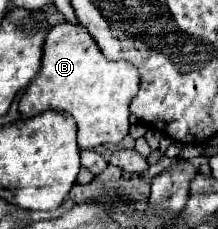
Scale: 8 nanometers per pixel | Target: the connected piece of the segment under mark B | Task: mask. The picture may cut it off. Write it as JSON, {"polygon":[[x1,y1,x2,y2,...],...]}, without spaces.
{"polygon":[[61,22,51,26,47,32,41,70,23,92,19,100,19,112,23,118,33,118,47,110,71,114,79,128,79,148,119,144,129,132,129,102,137,90,139,74,133,70,133,66,127,62,109,62,83,26]]}

